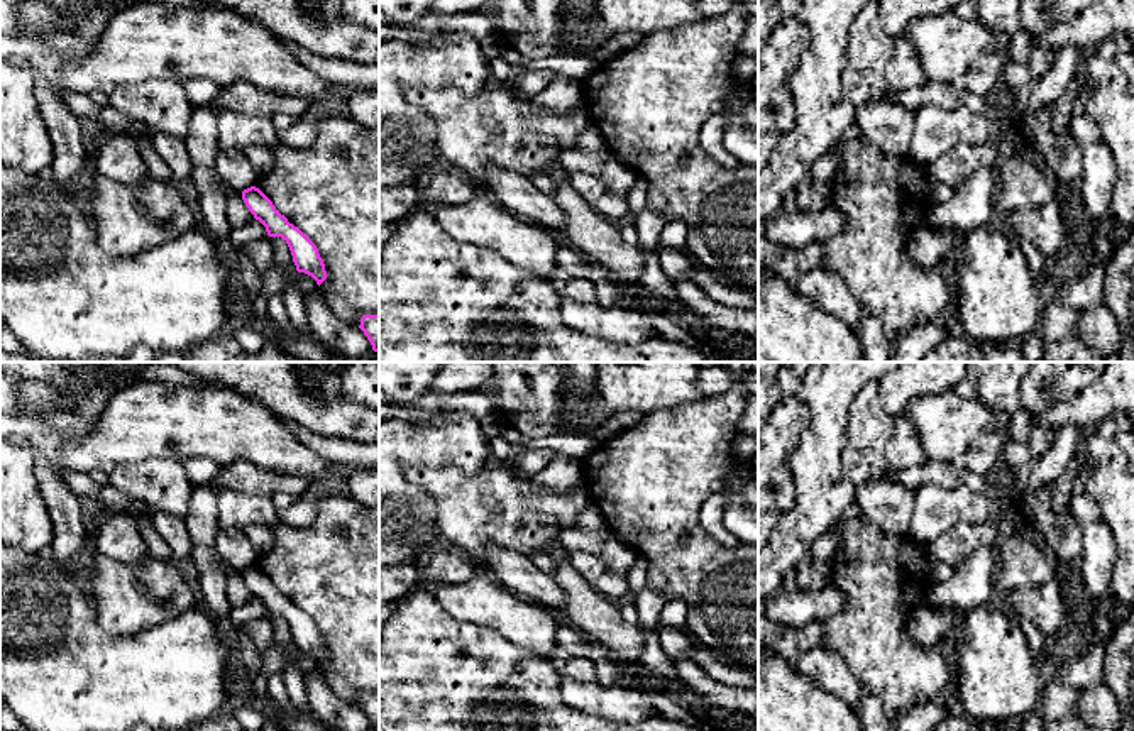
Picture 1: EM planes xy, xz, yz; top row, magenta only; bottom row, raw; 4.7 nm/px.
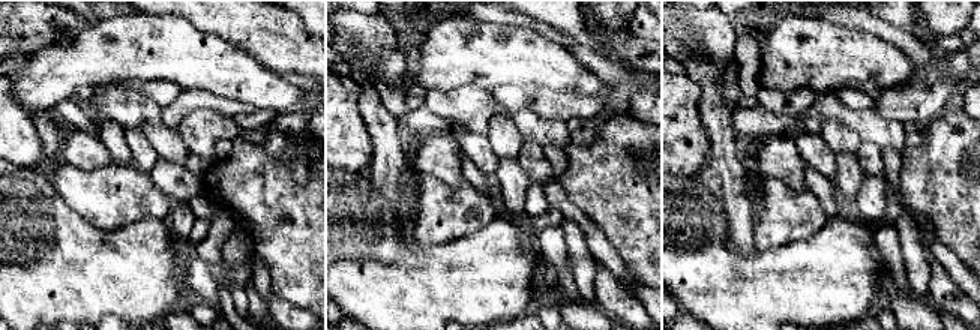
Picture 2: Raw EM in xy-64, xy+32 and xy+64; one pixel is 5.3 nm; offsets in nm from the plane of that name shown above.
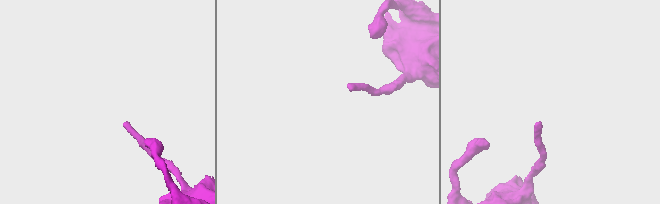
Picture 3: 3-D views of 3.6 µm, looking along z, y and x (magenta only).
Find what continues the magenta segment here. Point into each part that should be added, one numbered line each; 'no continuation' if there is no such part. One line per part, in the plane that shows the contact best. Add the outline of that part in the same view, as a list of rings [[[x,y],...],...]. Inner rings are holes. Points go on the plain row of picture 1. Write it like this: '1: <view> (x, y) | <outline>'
no continuation

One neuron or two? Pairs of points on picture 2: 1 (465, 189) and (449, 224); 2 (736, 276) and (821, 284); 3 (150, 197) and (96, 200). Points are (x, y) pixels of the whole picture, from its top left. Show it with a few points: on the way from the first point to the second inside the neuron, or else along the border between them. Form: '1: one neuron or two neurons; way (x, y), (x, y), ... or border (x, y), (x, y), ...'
1: one neuron; way (464, 198), (464, 203), (452, 215)
2: one neuron; way (757, 284), (800, 284)
3: one neuron; way (137, 198), (110, 198)

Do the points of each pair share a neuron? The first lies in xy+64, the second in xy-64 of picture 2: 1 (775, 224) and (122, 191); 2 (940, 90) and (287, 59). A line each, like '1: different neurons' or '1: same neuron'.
1: same neuron
2: different neurons

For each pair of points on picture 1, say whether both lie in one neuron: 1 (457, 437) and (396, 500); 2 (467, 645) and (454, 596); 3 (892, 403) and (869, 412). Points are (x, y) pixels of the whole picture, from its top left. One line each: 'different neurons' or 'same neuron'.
1: same neuron
2: different neurons
3: different neurons

